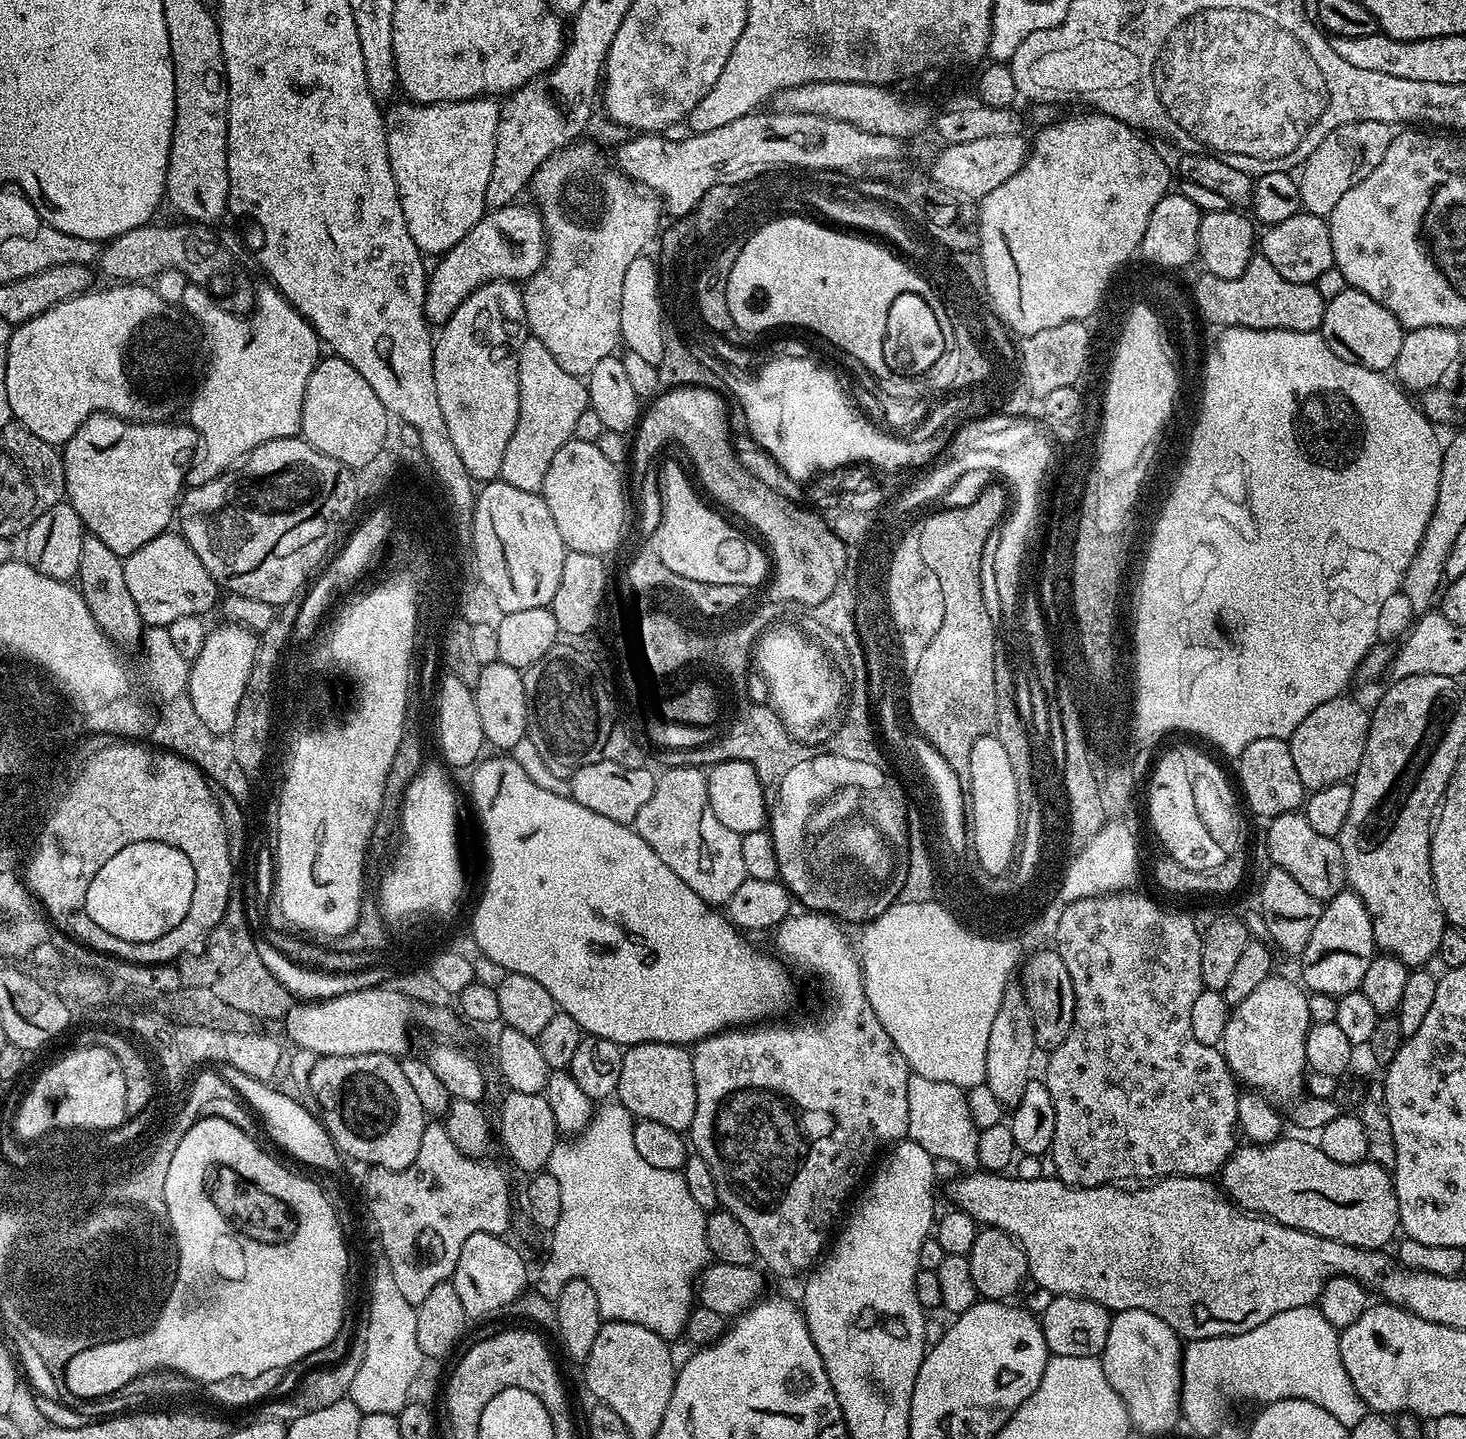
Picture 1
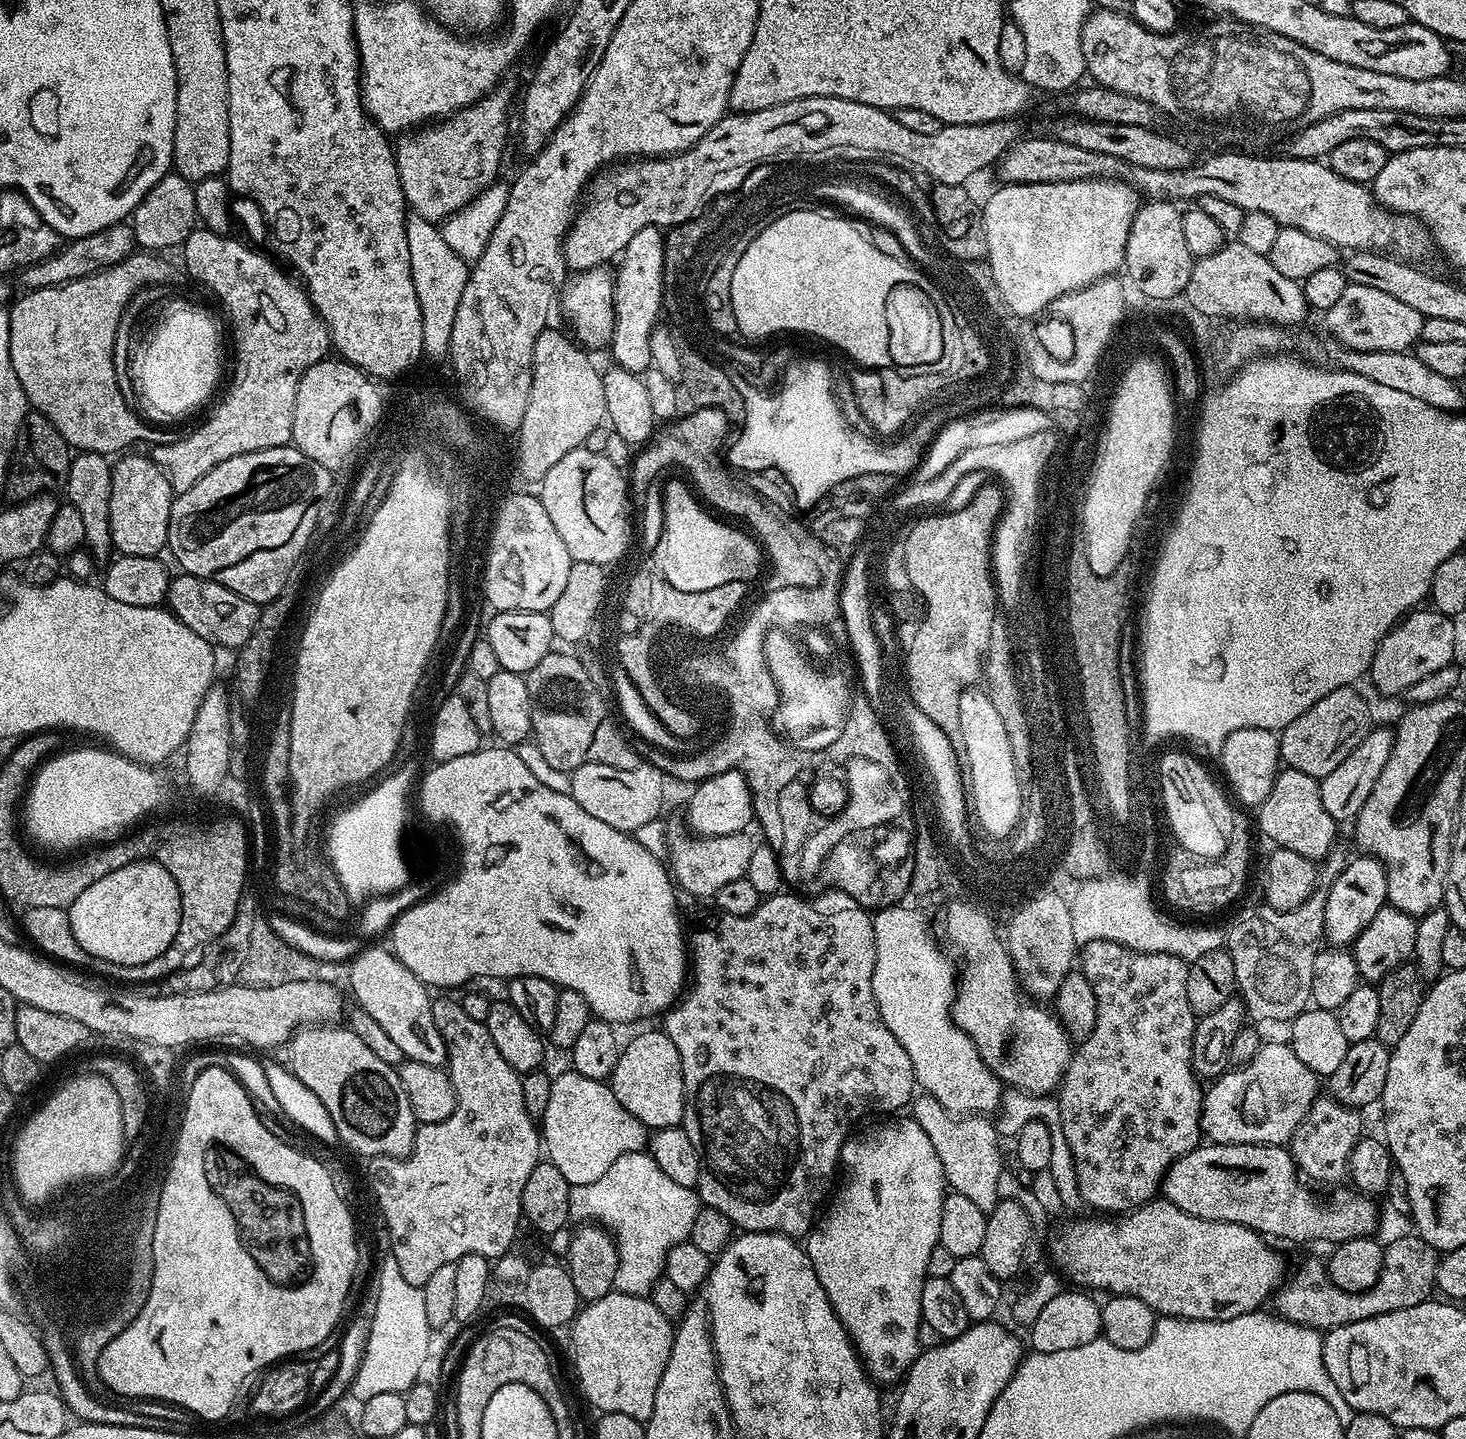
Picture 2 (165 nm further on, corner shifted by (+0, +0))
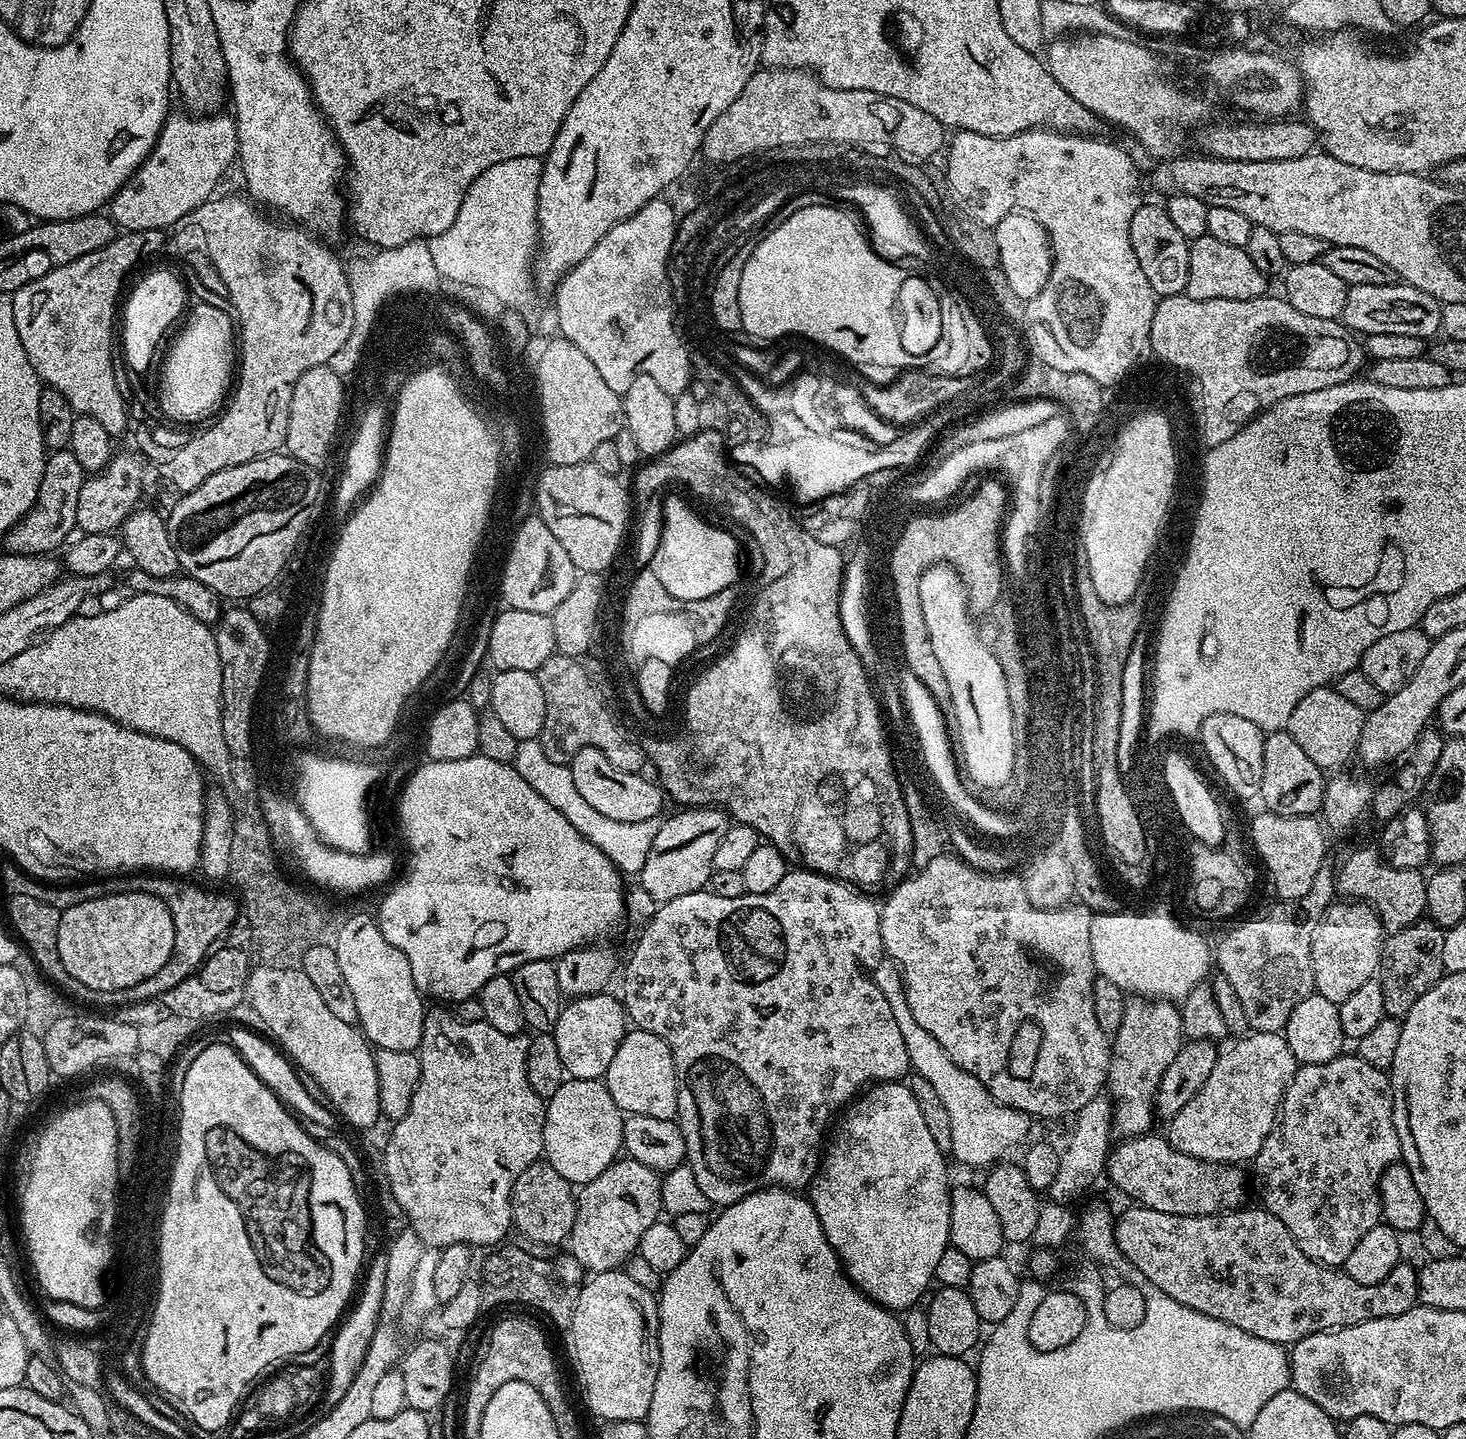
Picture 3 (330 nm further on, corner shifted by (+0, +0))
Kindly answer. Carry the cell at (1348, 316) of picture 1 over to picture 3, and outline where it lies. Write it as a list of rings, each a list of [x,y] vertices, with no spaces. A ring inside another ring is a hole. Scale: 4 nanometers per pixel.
[[[1403,282],[1386,286],[1354,286],[1346,294],[1342,322],[1364,338],[1374,334],[1410,334],[1427,341],[1440,332],[1441,307],[1440,301],[1430,294]]]

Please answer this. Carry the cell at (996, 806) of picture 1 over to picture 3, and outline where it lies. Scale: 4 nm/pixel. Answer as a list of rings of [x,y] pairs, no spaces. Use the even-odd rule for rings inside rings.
[[[933,564],[931,568],[925,569],[925,572],[921,576],[920,582],[920,609],[922,610],[922,618],[924,619],[924,625],[928,631],[928,641],[930,646],[934,650],[934,658],[938,658],[938,662],[942,665],[942,674],[946,674],[946,682],[950,686],[950,698],[952,699],[952,705],[954,706],[954,723],[956,723],[956,732],[960,735],[960,748],[958,744],[958,752],[961,756],[964,755],[964,764],[962,760],[962,768],[966,773],[967,779],[977,784],[981,790],[988,790],[994,784],[1000,784],[1010,774],[1012,769],[1012,723],[1010,722],[1011,710],[1010,710],[1010,699],[1006,698],[1006,689],[1004,685],[1004,679],[999,679],[998,676],[1001,674],[996,667],[997,659],[993,655],[987,653],[982,654],[980,649],[980,640],[974,639],[972,632],[972,624],[967,624],[966,617],[964,617],[964,596],[961,592],[956,589],[958,576],[955,569],[947,566],[946,564]]]

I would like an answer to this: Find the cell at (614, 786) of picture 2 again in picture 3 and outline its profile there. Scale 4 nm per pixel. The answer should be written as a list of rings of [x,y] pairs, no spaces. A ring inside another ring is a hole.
[[[583,748],[574,754],[570,762],[574,783],[578,793],[586,800],[587,805],[594,806],[601,814],[621,822],[646,822],[661,815],[660,807],[664,804],[665,793],[659,783],[642,777],[638,772],[618,770],[606,759],[602,750]]]

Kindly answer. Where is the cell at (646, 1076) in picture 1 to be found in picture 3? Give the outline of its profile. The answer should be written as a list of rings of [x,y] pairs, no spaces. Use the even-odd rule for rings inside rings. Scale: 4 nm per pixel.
[[[637,1027],[625,1031],[602,1079],[610,1090],[610,1098],[614,1098],[621,1112],[630,1116],[646,1114],[649,1118],[676,1120],[678,1090],[674,1058],[670,1054],[670,1046],[666,1046],[658,1034],[650,1034]]]

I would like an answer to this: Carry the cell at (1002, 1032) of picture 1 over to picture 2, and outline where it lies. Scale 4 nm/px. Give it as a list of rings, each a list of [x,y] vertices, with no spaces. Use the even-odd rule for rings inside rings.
[[[1058,893],[1053,896],[1043,895],[1043,899],[1028,905],[1016,917],[1011,937],[1006,943],[1016,974],[1020,977],[1020,987],[1029,997],[1055,997],[1058,986],[1062,986],[1062,978],[1066,978],[1066,974],[1073,971],[1078,960],[1075,929],[1074,913],[1067,909]]]

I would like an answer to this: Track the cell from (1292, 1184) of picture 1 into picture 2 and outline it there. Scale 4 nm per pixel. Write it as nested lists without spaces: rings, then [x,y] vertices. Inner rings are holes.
[[[1201,1143],[1199,1148],[1182,1154],[1169,1166],[1164,1175],[1162,1185],[1163,1199],[1169,1200],[1178,1210],[1186,1210],[1186,1214],[1194,1214],[1198,1218],[1217,1220],[1218,1222],[1234,1222],[1238,1226],[1254,1229],[1265,1238],[1277,1236],[1280,1240],[1329,1240],[1335,1246],[1363,1236],[1372,1236],[1376,1228],[1376,1203],[1362,1192],[1347,1190],[1336,1192],[1329,1200],[1319,1204],[1312,1197],[1311,1187],[1300,1185],[1298,1165],[1292,1159],[1291,1151],[1281,1145],[1270,1144],[1216,1144]]]

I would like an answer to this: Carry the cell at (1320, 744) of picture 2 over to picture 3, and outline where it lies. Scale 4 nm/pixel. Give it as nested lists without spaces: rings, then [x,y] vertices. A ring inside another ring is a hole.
[[[1335,687],[1310,690],[1302,702],[1294,706],[1288,716],[1287,731],[1302,746],[1302,751],[1310,757],[1319,768],[1325,770],[1340,770],[1348,759],[1357,755],[1360,746],[1360,735],[1364,725],[1365,712],[1354,706],[1349,699],[1342,698]]]

